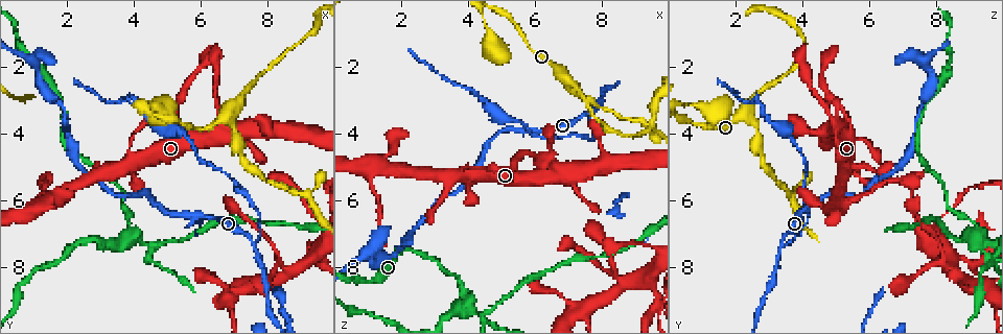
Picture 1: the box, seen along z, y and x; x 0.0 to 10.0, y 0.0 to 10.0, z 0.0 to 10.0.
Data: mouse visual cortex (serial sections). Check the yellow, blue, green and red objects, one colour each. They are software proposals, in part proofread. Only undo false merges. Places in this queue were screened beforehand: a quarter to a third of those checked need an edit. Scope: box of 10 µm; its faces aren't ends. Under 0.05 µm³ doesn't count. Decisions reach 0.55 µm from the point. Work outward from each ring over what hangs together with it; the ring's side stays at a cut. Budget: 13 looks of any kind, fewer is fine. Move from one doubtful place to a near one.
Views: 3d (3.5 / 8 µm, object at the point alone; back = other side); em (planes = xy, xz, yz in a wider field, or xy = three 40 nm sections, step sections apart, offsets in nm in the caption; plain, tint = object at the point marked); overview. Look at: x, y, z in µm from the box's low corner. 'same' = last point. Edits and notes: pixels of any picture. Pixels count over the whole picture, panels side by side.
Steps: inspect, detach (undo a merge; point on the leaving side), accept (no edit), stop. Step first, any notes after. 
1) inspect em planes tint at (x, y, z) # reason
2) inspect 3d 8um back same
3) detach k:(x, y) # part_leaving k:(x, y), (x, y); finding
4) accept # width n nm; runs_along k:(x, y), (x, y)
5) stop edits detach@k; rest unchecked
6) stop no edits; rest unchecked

inspect 3d 8um at (6.70, 3.80, 5.00) # thin arm on a thick one

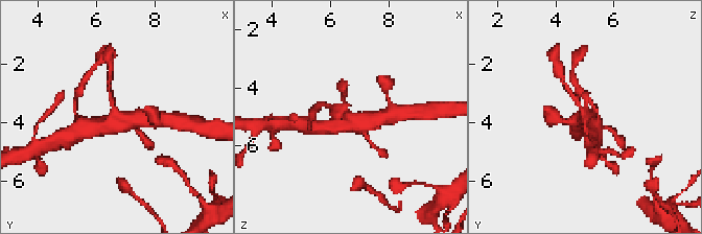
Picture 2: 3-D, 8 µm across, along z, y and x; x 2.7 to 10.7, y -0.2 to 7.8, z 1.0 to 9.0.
inspect em planes tint same # need the tissue

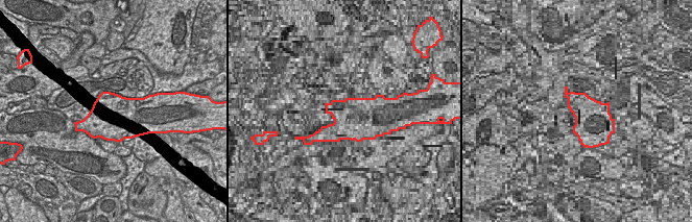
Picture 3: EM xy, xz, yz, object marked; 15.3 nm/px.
accept # runs_along 2:(327, 126), (354, 124), (385, 116); one cell here

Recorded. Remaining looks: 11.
inspect 3d 8um at (3.80, 6.60, 9.10) # narrows sharply

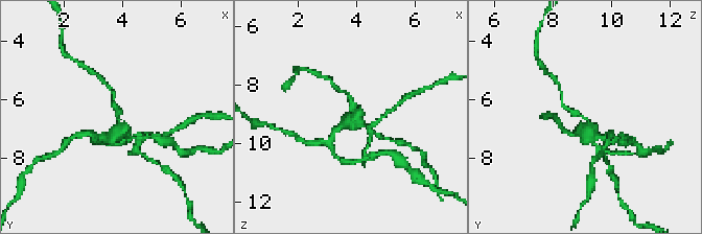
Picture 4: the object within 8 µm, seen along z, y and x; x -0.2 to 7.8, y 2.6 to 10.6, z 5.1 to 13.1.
inspect 3d 3.5um same

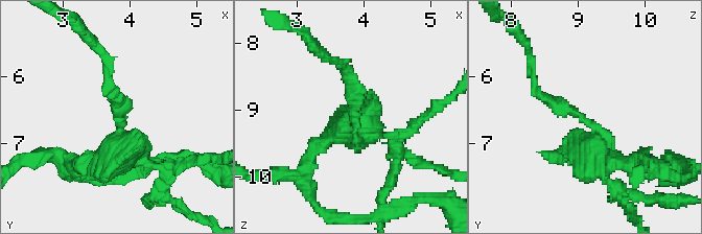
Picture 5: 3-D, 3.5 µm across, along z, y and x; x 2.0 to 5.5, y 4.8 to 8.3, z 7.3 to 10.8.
inspect em xy step 5 tint at (3.85, 6.65, 9.10) # need the tissue

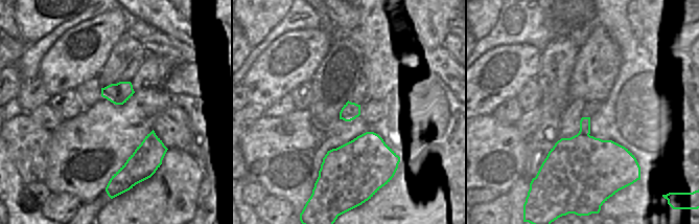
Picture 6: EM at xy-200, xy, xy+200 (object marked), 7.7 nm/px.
detach 5:(167, 160) # a second cell is stuck on

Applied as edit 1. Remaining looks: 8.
inspect overview # see it whole again

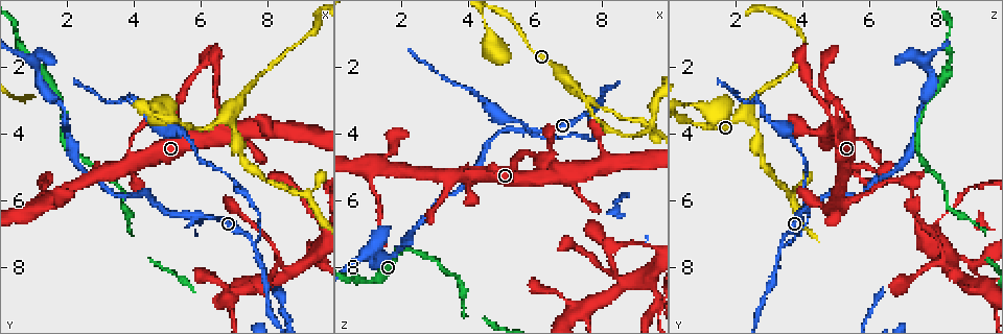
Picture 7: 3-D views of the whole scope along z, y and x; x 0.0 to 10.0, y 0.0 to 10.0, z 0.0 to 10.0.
inspect 3d 3.5um back at (1.40, 6.10, 5.10) # four arms meet

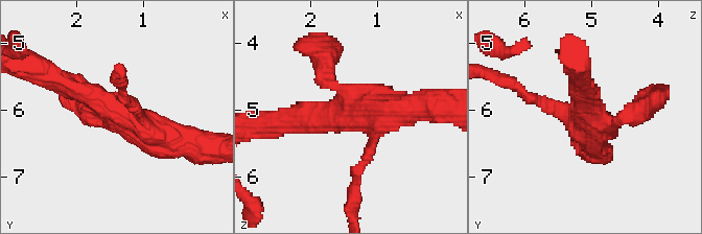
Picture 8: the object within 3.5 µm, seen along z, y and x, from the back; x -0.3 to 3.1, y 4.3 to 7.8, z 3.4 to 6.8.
inspect em xy step 5 tint at (1.40, 6.05, 5.10) # arms 4; arm_widths 150, 200, 350, 450 nm; now the EM

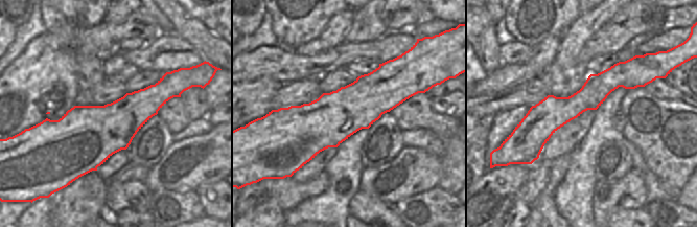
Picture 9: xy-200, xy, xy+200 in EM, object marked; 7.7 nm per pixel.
accept # width 380 nm; runs_along 9:(414, 90), (280, 122); one cell here

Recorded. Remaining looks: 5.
inspect 3d 3.5um at (7.60, 7.35, 3.40) # sharp bend

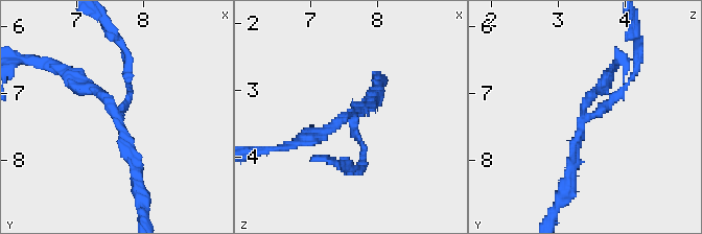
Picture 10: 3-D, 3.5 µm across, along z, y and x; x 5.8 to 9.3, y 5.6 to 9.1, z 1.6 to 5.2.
inspect em xy step 1 tint at (7.60, 7.35, 3.45) # arms 3; arm_widths 100, 150, 200 nm

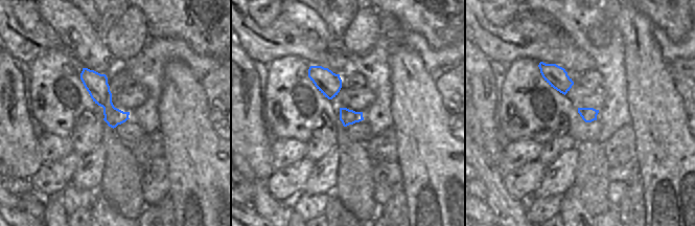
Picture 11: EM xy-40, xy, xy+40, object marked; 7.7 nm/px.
inspect em xy step 2 tint same # cut it another way

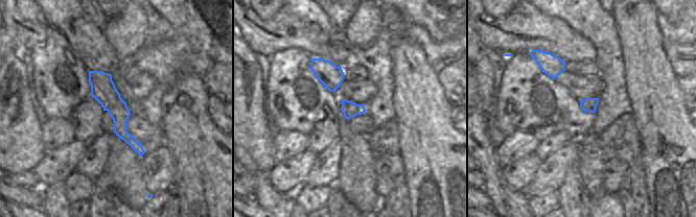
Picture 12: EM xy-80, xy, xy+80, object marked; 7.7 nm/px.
detach 10:(617, 95) # two cells meet here

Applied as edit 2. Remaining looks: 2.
stop edits detach@5, detach@10; rest unchecked

